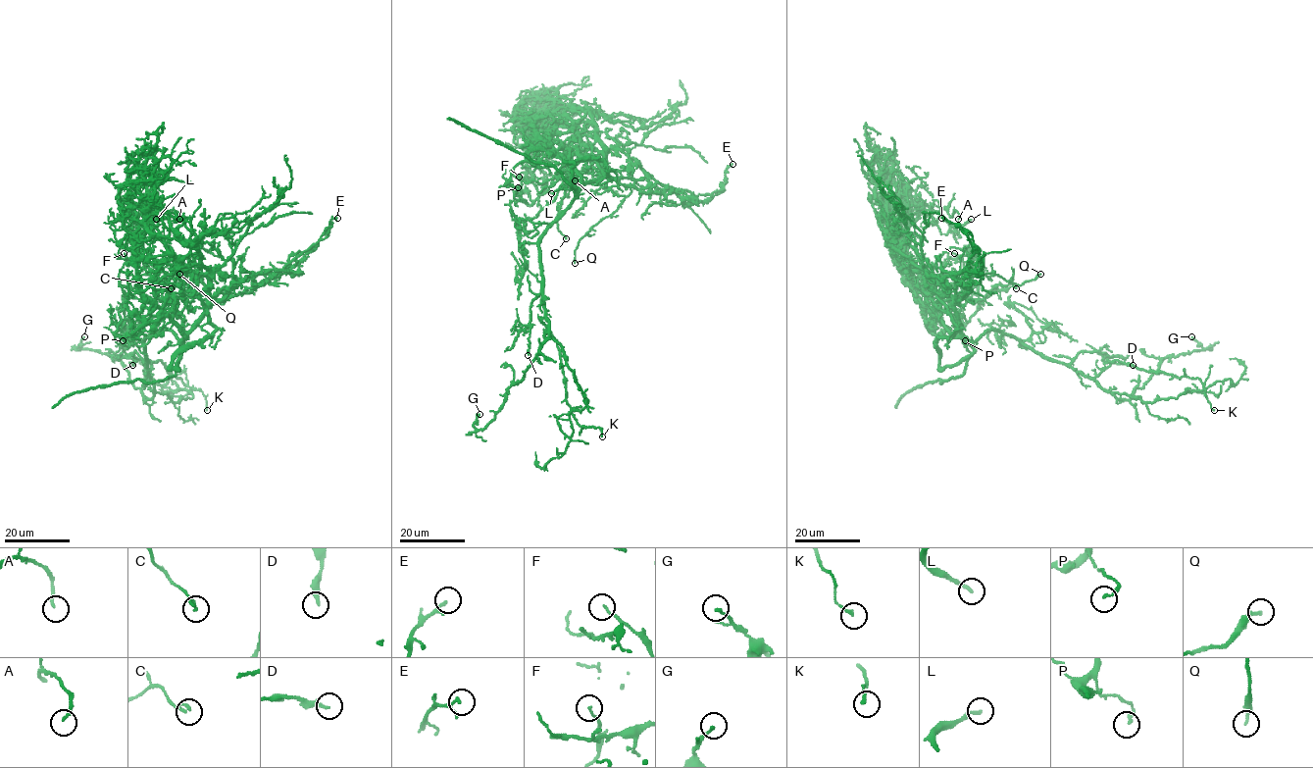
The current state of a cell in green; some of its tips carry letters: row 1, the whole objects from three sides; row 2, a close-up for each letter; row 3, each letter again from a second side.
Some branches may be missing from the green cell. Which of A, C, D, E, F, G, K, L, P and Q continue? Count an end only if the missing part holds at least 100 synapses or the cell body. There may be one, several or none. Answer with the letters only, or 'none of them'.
none of them

